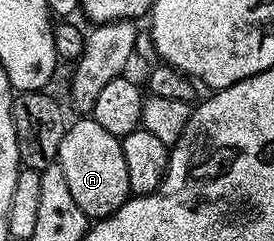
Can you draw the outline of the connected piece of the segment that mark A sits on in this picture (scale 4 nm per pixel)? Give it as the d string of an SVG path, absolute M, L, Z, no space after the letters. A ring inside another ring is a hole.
M90 116L76 117L76 122L66 127L61 140L57 165L65 172L65 184L69 184L69 193L77 200L77 208L85 212L88 219L108 218L121 204L132 197L129 188L129 171L125 165L125 156L121 153L123 143L113 132L105 132Z

